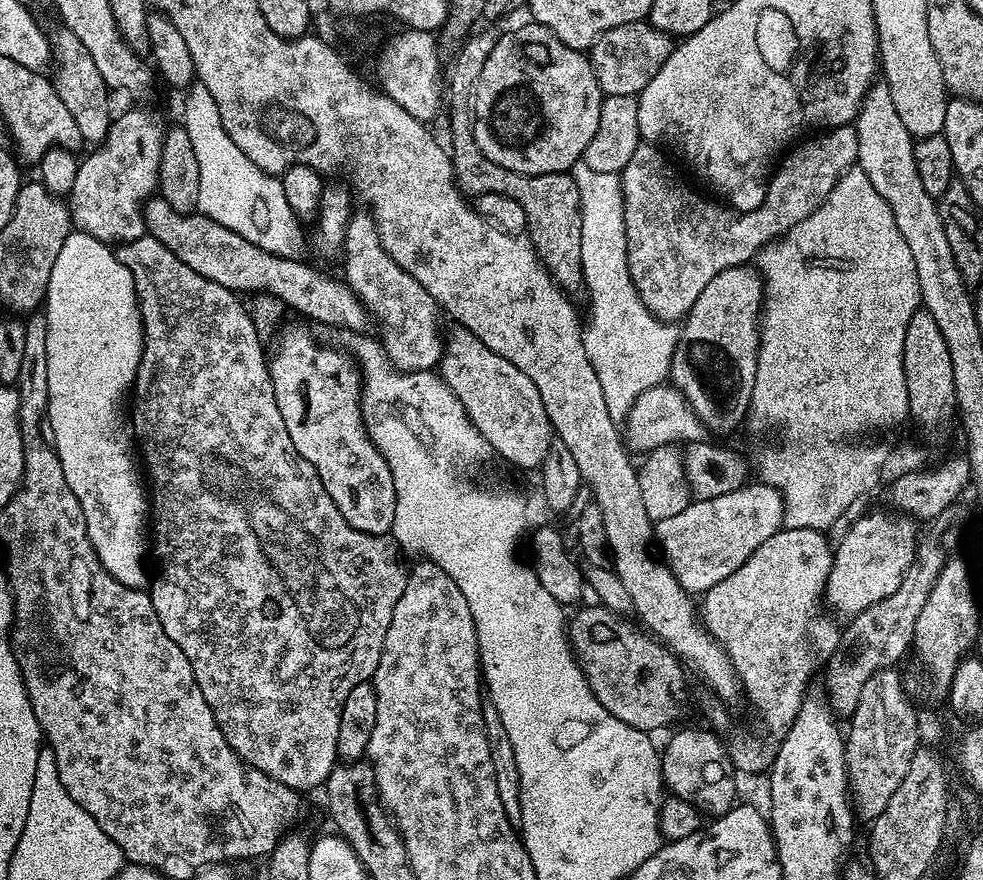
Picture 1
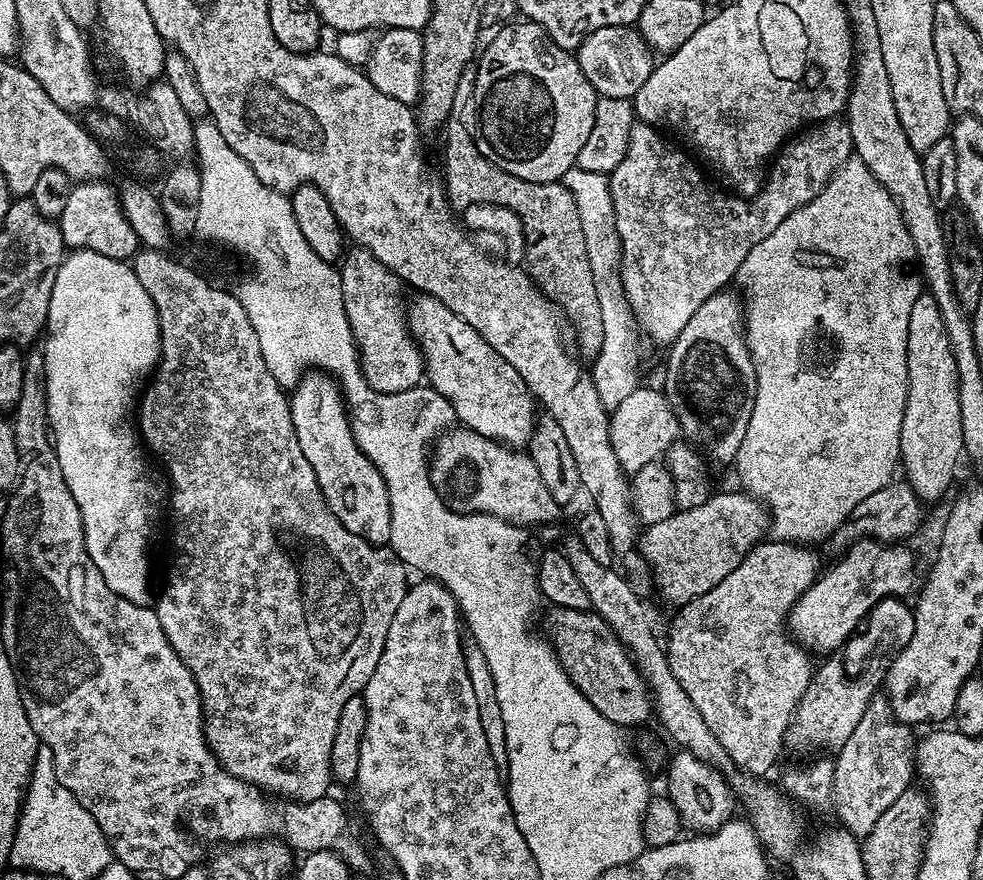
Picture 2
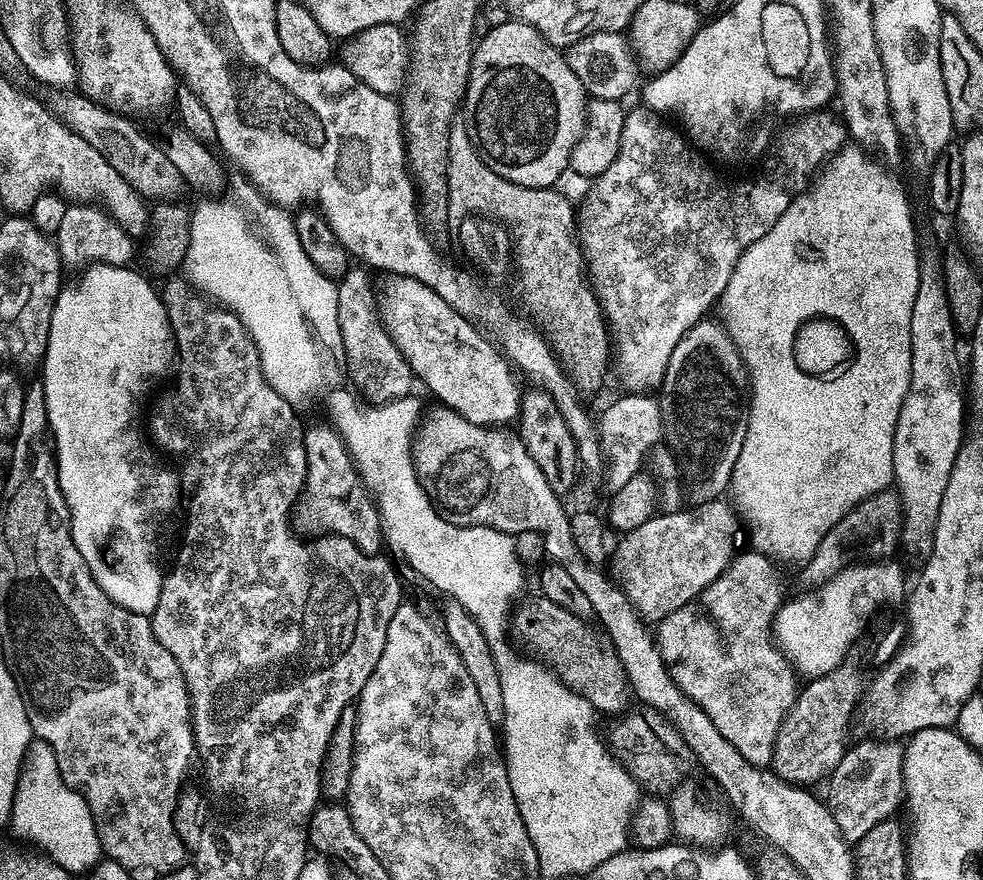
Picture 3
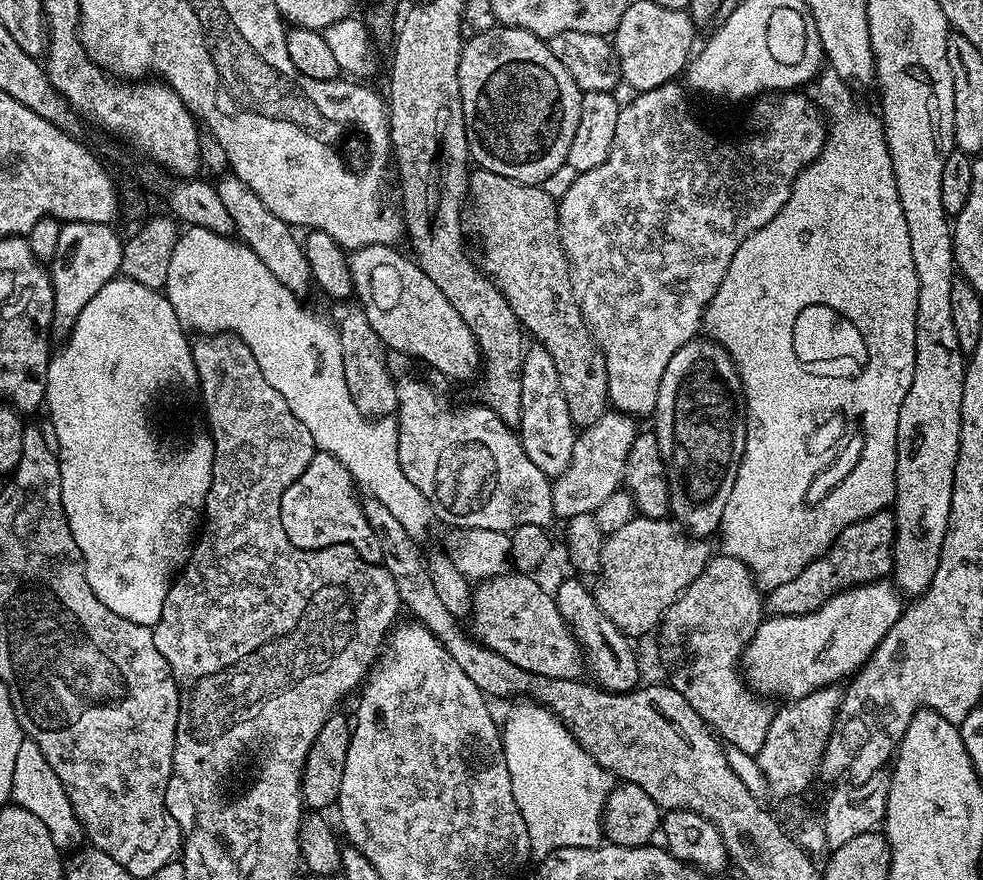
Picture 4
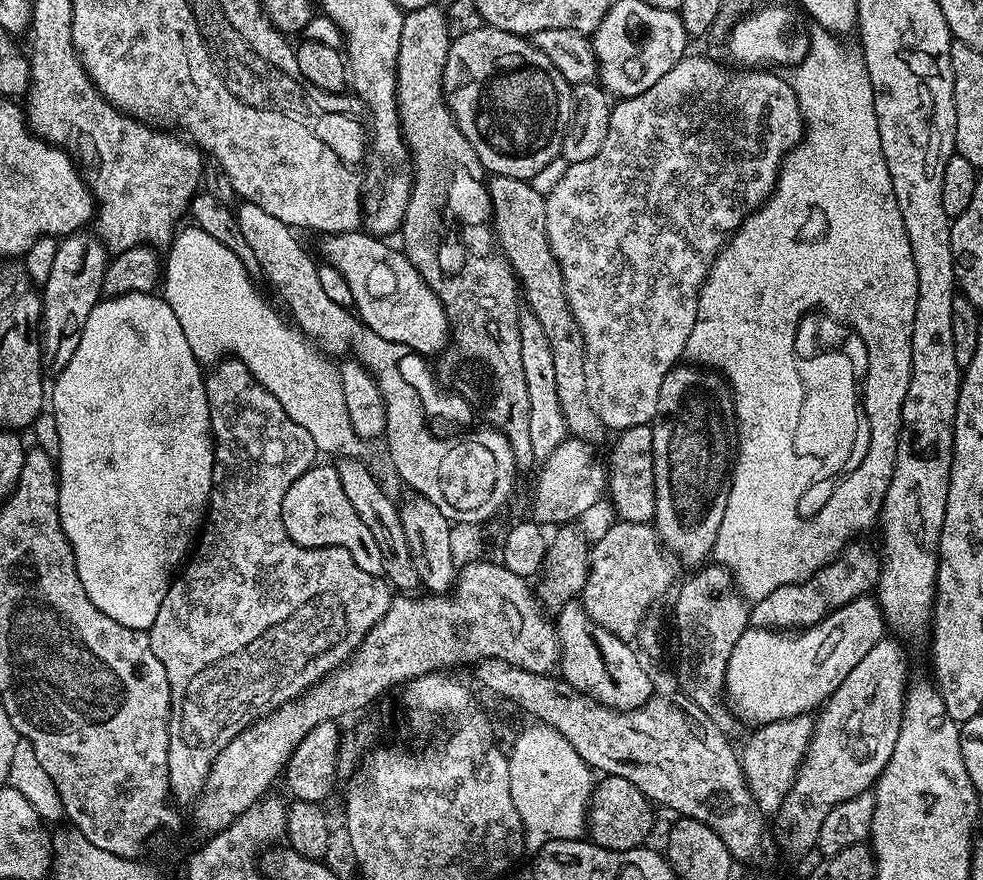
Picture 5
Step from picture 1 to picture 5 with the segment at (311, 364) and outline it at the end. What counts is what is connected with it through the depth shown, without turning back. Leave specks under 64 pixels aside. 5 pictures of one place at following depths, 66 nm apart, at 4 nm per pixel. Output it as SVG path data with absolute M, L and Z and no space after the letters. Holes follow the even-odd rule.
M317 463L308 468L286 490L286 498L282 498L282 522L286 534L298 546L303 548L344 548L366 570L366 574L384 576L382 566L382 550L378 550L378 542L374 542L374 534L358 518L354 506L350 506L350 498L346 498L346 490L342 490L342 478L338 478L335 467L331 463Z

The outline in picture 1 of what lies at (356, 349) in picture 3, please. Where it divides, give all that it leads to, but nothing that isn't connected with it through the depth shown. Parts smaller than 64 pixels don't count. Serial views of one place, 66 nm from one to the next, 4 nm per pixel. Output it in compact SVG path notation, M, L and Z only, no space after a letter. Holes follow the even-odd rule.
M353 211L346 226L342 253L342 261L344 260L342 279L345 284L350 286L350 290L354 290L357 298L368 307L375 323L376 320L380 323L378 336L393 368L398 368L401 372L426 372L435 369L439 365L441 356L444 355L445 342L442 332L440 336L441 313L438 311L436 299L424 289L422 282L414 282L414 278L410 274L406 274L406 270L402 270L402 266L398 266L398 262L394 262L394 258L390 258L390 254L386 254L371 211L363 211Z

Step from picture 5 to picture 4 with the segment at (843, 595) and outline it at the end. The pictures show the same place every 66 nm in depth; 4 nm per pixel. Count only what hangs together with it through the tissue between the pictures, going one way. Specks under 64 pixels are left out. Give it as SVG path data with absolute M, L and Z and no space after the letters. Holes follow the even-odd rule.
M888 510L875 512L870 514L870 518L862 518L850 526L846 526L846 530L842 530L842 534L838 534L832 547L821 554L817 560L810 562L810 566L806 566L806 570L802 570L802 574L798 574L798 578L790 578L790 582L782 582L782 586L774 586L770 589L766 596L767 611L773 616L810 614L817 612L822 605L830 602L830 598L834 598L839 592L844 592L848 588L856 588L859 584L869 584L871 580L891 577L893 575L892 551L895 541L896 518Z

